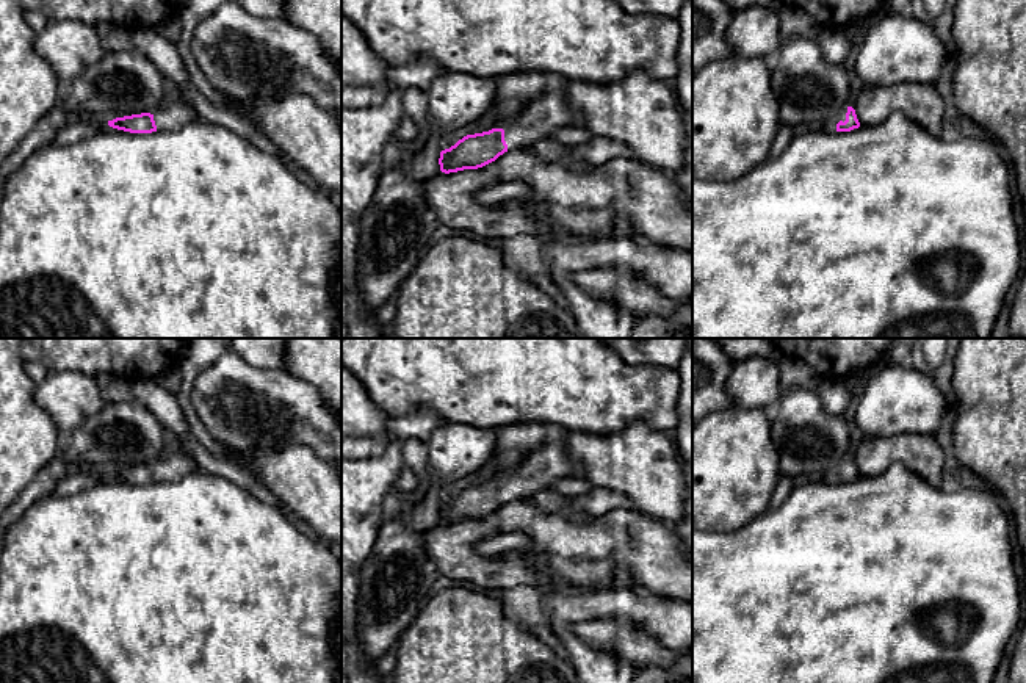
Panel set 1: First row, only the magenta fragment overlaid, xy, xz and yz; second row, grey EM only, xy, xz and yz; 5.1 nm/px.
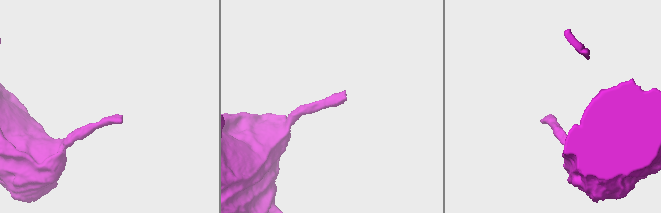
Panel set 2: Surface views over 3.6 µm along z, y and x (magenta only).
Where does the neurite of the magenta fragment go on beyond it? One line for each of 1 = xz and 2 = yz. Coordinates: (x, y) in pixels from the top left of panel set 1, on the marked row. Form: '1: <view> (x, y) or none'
1: xz (550, 112)
2: yz (830, 126)

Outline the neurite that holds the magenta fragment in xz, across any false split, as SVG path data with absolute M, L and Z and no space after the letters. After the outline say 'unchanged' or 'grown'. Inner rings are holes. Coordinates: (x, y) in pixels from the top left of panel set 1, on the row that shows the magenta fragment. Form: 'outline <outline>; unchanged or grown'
outline M555 83L544 96L531 102L509 125L467 135L440 152L439 164L445 174L478 169L512 149L529 147L561 127L578 124L567 105L564 88Z; grown

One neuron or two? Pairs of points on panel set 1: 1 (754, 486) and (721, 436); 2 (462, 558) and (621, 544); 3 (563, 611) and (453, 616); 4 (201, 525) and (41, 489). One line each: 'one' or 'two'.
1: one
2: one
3: two
4: two

